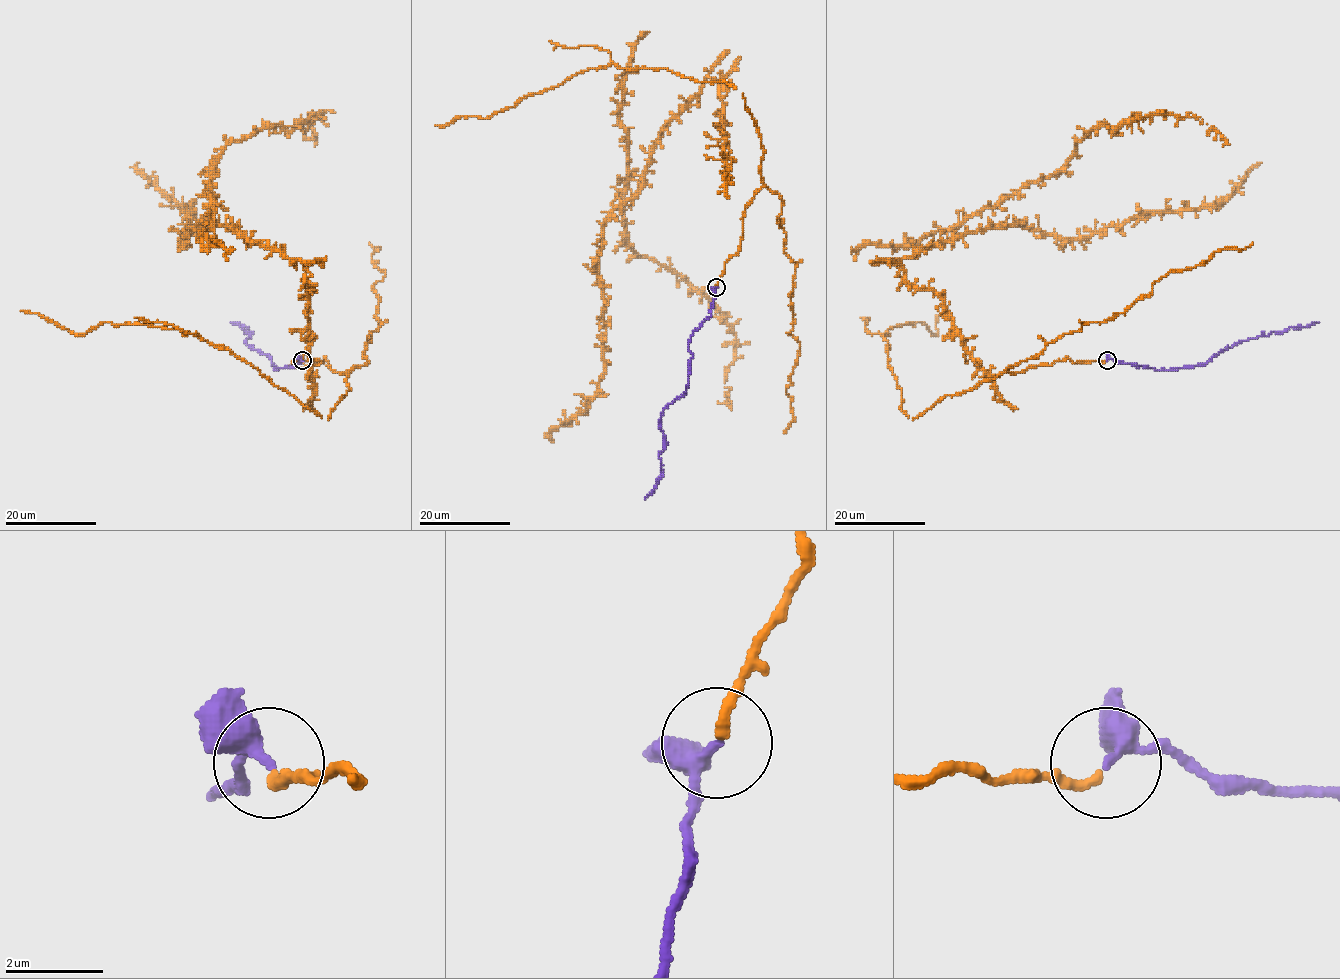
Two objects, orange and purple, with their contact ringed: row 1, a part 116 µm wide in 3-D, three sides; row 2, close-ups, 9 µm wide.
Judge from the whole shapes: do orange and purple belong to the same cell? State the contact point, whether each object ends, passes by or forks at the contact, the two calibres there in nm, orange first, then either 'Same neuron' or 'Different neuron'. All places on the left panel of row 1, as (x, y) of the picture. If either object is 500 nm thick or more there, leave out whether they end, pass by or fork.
Place: (302, 360). At the ring orange ends. At the ring purple passes by. Thickness 200 nm (orange) against 280 nm. Same neuron

